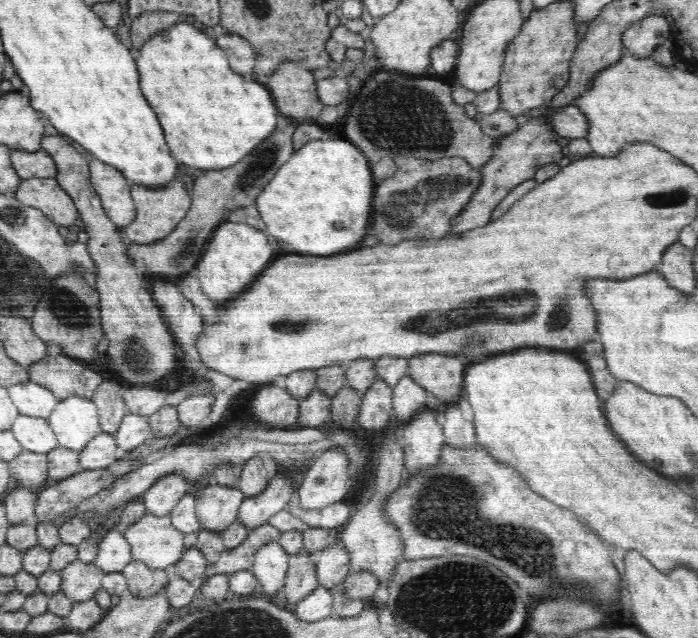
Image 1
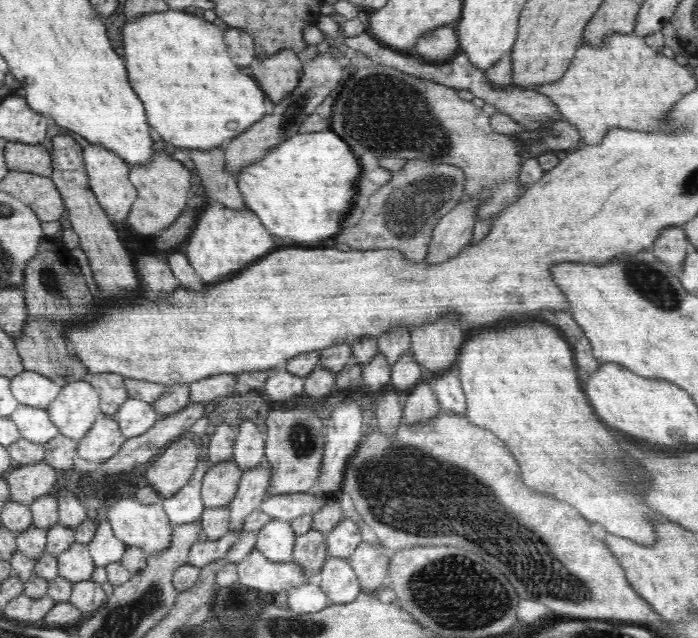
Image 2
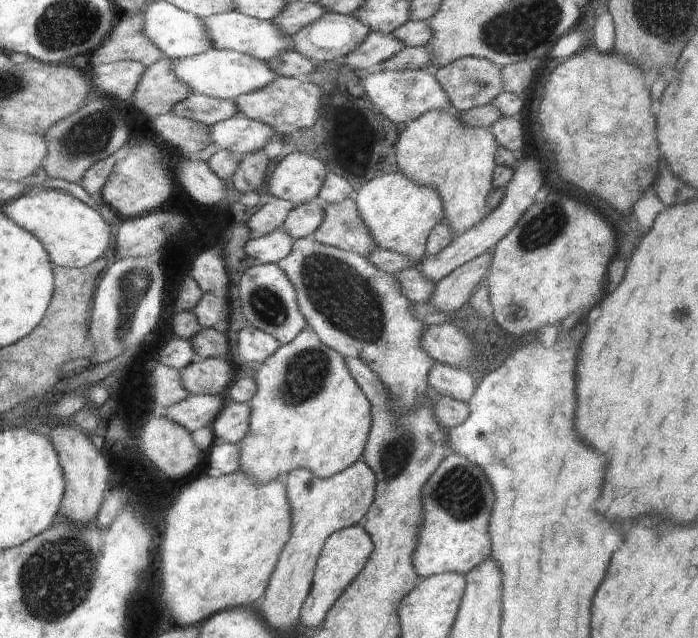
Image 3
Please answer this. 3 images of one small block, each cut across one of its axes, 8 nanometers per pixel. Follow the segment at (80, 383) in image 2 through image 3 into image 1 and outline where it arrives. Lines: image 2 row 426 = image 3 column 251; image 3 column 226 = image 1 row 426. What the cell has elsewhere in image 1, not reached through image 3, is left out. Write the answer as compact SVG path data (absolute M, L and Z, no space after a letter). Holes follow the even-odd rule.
M69 396L59 400L46 419L52 428L59 447L80 451L102 433L99 412L93 399Z

